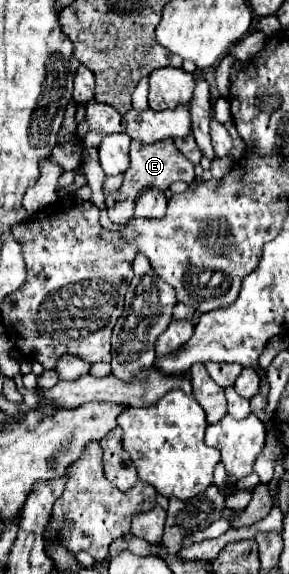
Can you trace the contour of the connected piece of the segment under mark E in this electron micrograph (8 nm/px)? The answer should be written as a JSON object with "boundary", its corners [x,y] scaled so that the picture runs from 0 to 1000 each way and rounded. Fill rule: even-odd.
{"boundary":[[[561,242],[540,246],[540,253],[484,253],[484,246],[457,246],[450,260],[450,291],[426,303],[429,312],[412,328],[408,347],[394,361],[381,364],[381,385],[388,389],[436,389],[464,378],[464,357],[491,333],[505,329],[547,329],[574,333],[602,315],[671,315],[671,287],[609,260],[602,242]]]}

